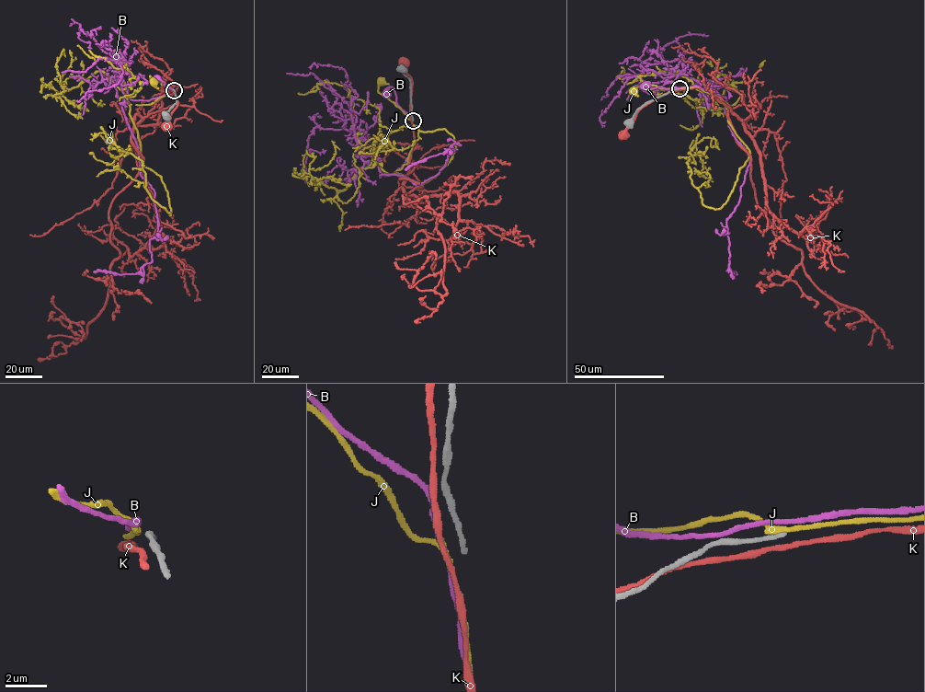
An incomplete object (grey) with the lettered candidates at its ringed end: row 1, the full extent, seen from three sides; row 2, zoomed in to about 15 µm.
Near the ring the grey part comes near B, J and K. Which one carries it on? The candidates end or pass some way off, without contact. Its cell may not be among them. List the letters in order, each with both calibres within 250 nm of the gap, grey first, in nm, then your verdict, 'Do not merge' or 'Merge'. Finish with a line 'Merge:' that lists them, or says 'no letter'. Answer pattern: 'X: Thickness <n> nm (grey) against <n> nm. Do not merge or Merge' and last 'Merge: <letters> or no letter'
B: Thickness 190 nm (grey) against 200 nm. Do not merge
J: Thickness 190 nm (grey) against 240 nm. Do not merge
K: Thickness 190 nm (grey) against 200 nm. Do not merge
Merge: no letter

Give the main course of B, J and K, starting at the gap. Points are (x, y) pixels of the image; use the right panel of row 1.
B: (679, 87), (641, 87), (646, 85)
J: (679, 88), (642, 84), (634, 91)
K: (679, 89), (664, 93), (644, 106), (624, 135)

